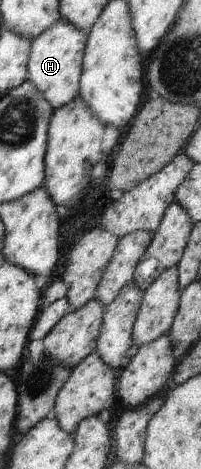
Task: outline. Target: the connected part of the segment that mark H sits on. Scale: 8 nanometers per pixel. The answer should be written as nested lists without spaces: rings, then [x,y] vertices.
[[[63,17],[47,32],[43,32],[32,41],[32,52],[28,63],[29,80],[37,84],[55,110],[64,108],[80,96],[80,79],[84,71],[87,45],[88,34]]]

